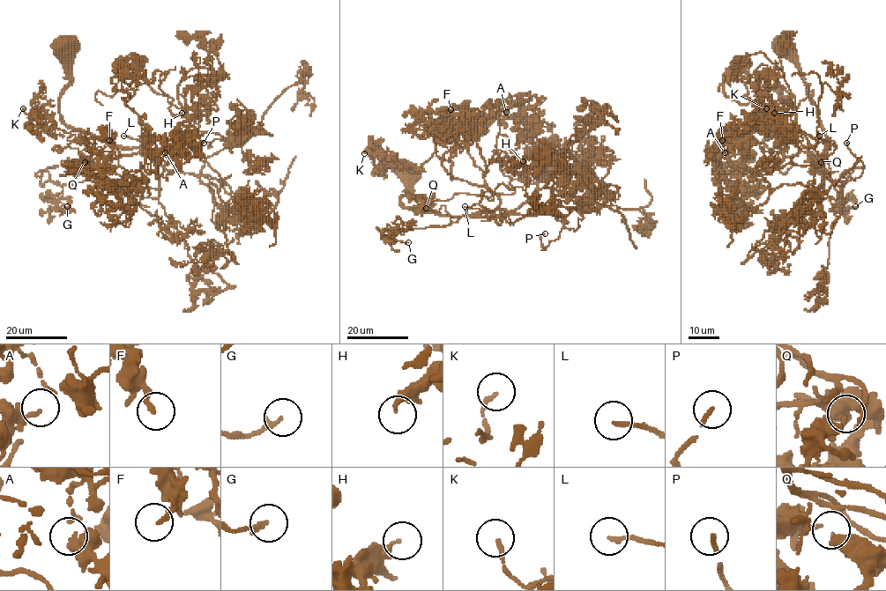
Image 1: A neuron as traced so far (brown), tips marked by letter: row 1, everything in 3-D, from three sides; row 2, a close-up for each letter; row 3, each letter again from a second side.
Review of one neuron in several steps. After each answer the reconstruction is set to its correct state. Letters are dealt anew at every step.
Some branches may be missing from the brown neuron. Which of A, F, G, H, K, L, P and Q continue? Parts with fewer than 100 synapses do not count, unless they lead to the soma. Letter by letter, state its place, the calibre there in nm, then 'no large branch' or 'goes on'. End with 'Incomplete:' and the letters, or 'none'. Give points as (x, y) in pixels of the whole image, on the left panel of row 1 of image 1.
A: place (165, 152); calibre 200 nm; no large branch
F: place (109, 140); calibre 180 nm; no large branch
G: place (67, 206); calibre 180 nm; no large branch
H: place (182, 113); calibre 220 nm; no large branch
K: place (23, 108); calibre 160 nm; no large branch
L: place (123, 136); calibre 160 nm; goes on
P: place (204, 143); calibre 160 nm; goes on
Q: place (85, 162); calibre 140 nm; no large branch
Incomplete: L, P

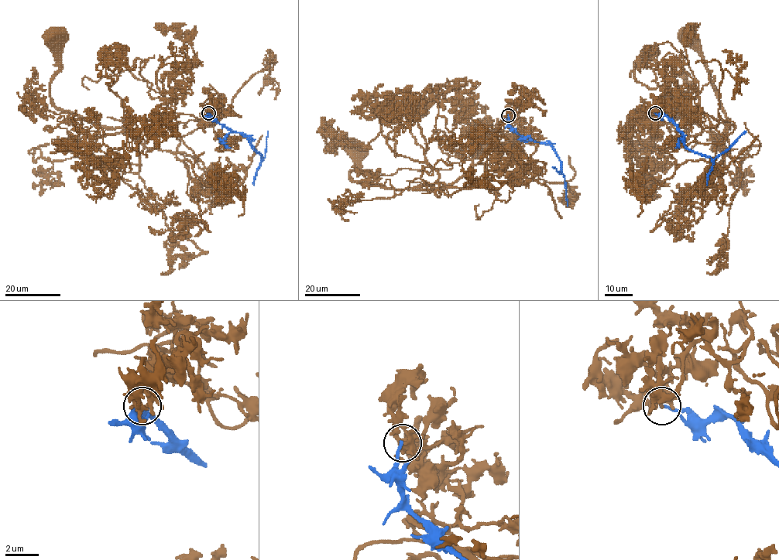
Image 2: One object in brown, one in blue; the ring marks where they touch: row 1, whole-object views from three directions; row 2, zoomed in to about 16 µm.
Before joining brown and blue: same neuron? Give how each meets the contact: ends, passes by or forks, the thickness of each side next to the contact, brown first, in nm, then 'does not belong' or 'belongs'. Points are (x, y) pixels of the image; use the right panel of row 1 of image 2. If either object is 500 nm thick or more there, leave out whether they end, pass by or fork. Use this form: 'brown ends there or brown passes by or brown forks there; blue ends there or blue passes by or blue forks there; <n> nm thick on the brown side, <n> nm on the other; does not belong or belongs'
brown forks there; blue ends there; 280 nm thick on the brown side, 160 nm on the other; does not belong

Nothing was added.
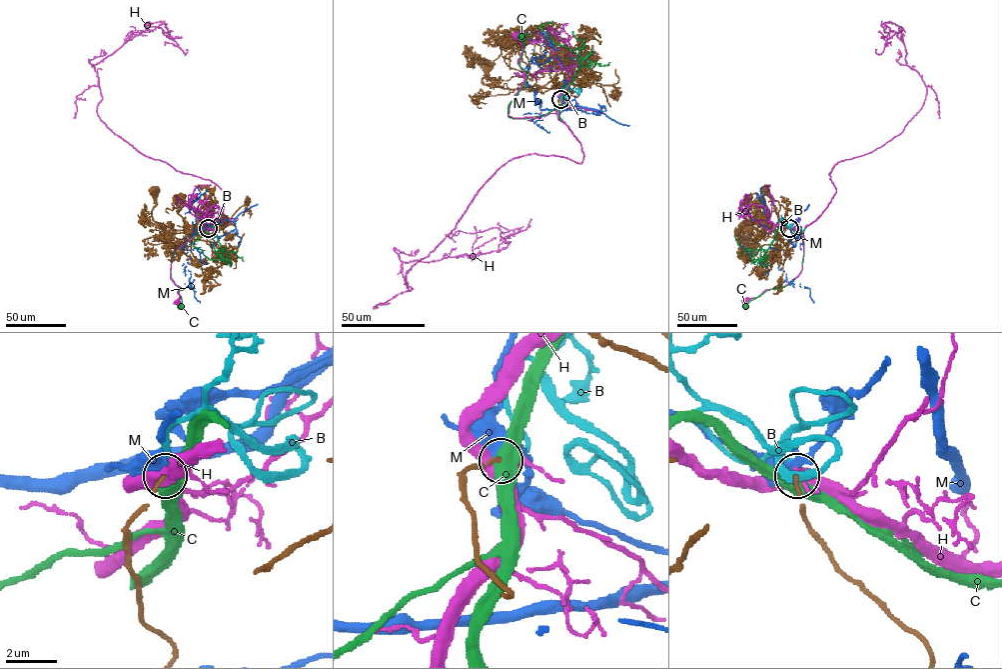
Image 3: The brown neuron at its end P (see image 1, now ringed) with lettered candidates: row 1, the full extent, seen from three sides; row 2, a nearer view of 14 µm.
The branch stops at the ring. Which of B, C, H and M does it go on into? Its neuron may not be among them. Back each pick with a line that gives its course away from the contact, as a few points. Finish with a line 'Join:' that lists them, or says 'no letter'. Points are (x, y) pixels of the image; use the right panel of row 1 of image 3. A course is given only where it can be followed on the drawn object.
Join: B

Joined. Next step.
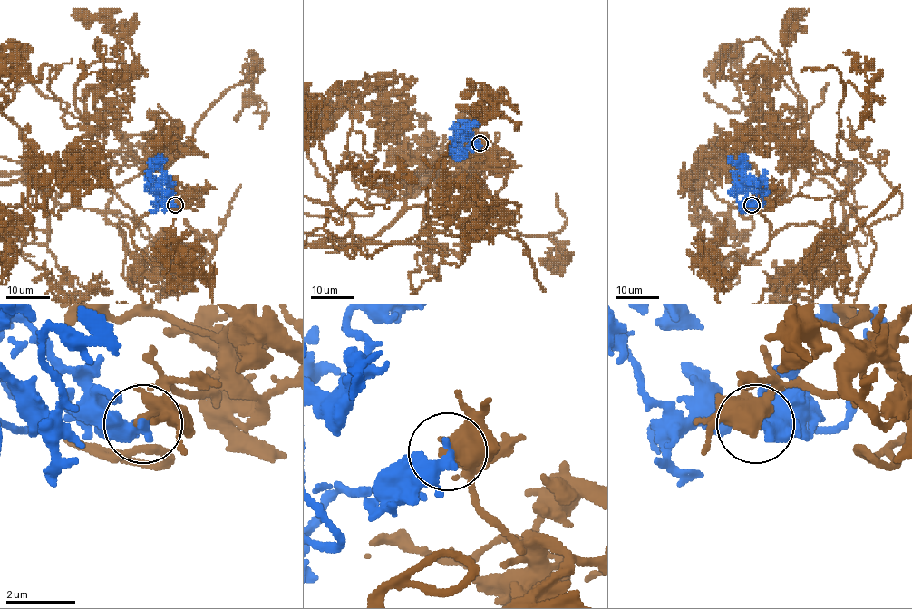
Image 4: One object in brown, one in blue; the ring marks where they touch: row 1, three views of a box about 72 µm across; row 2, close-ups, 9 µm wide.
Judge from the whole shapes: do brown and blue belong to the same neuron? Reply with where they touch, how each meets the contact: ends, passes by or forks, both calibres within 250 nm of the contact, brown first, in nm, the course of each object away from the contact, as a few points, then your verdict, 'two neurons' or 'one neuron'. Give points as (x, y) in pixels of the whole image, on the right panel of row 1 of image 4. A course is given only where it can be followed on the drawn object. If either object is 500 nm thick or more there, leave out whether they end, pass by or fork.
place (751, 205); brown forks; blue passes by; calibres 300 and 320 nm; course brown (751, 205), (797, 195), (843, 198), (848, 189), (817, 150), (848, 161), (854, 174), (807, 36), (793, 29); course blue (751, 205), (760, 191), (763, 203), (761, 206), (741, 202), (738, 205), (742, 211), (753, 211); one neuron

